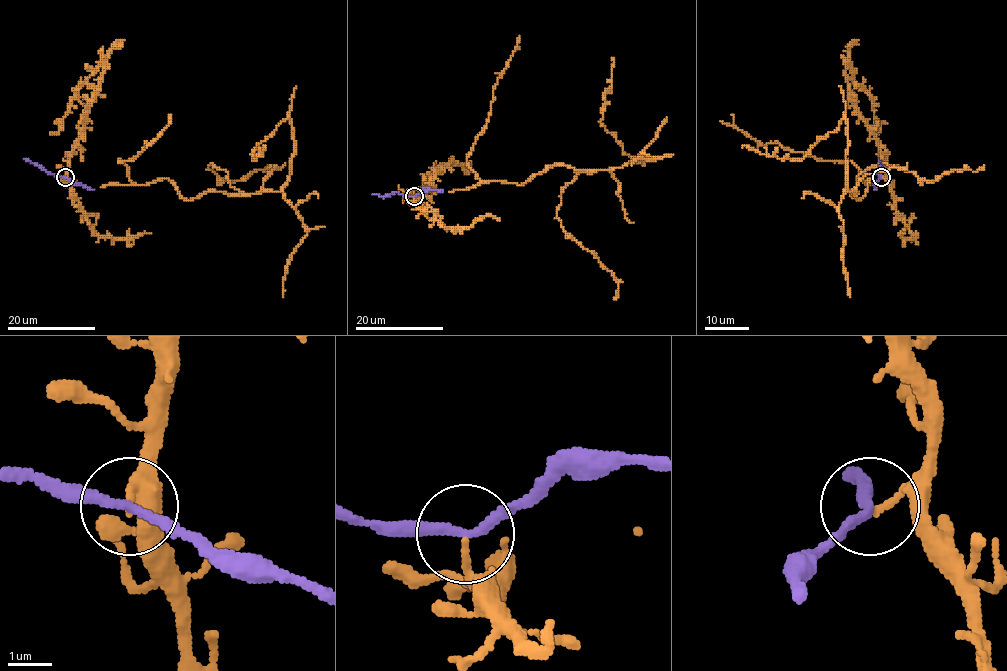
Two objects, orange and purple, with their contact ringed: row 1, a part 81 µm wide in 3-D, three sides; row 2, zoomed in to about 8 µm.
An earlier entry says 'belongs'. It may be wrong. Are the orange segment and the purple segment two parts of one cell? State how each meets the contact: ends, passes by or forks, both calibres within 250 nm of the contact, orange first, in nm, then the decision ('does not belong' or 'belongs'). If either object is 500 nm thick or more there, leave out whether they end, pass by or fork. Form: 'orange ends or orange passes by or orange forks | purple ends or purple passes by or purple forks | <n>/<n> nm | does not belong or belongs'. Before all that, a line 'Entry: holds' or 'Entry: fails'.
Entry: holds
orange ends | purple passes by | 140/200 nm | belongs

